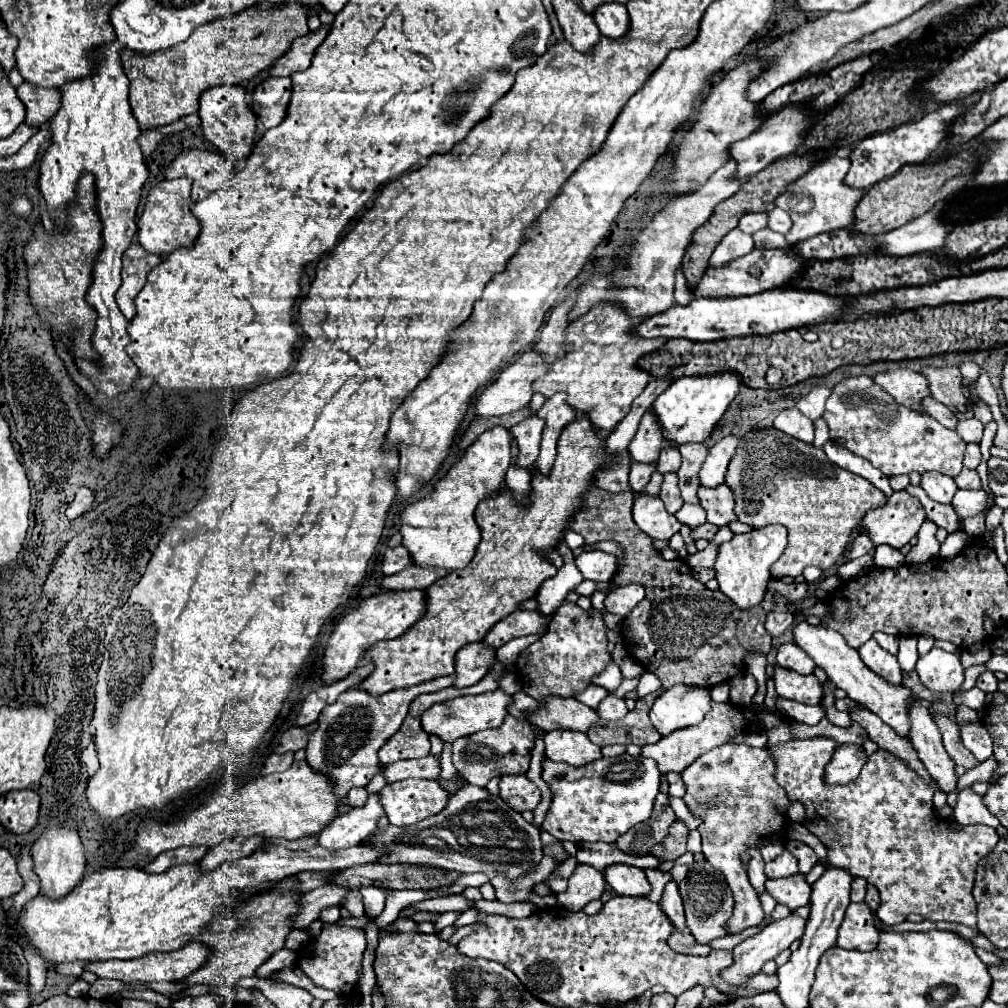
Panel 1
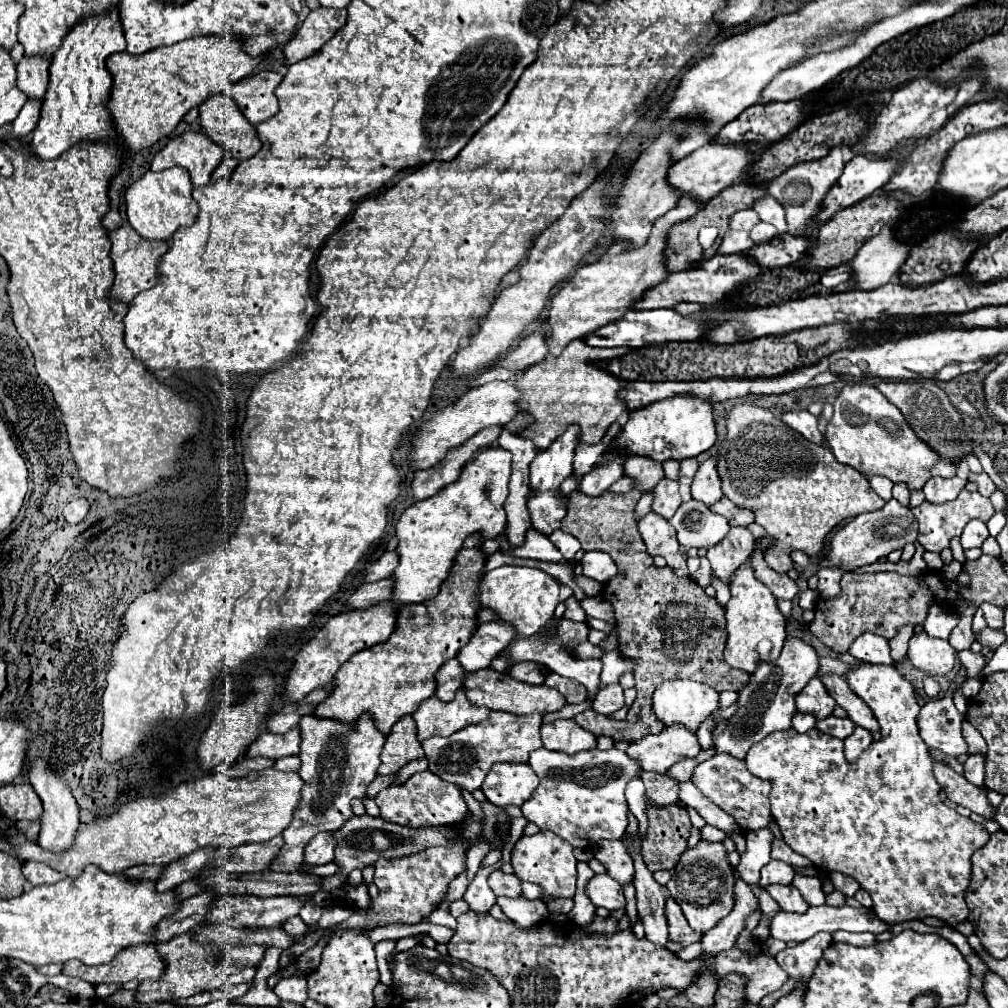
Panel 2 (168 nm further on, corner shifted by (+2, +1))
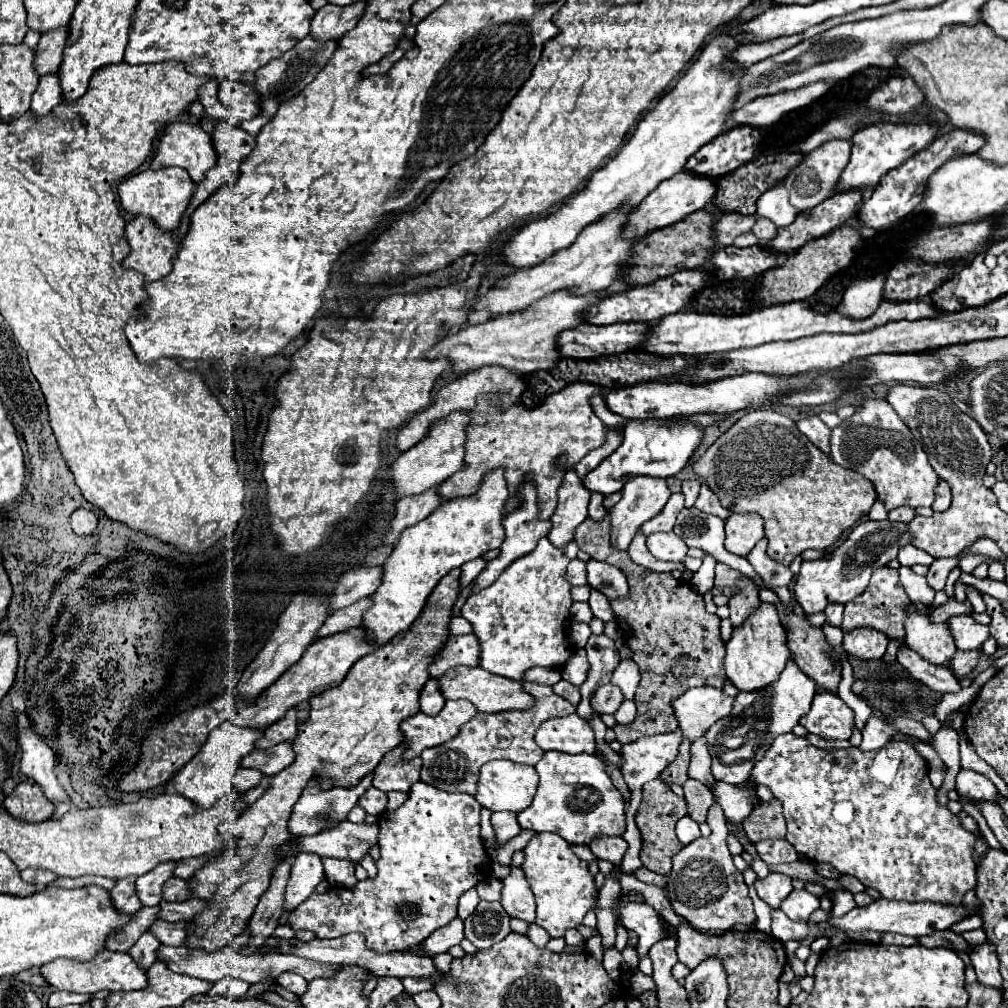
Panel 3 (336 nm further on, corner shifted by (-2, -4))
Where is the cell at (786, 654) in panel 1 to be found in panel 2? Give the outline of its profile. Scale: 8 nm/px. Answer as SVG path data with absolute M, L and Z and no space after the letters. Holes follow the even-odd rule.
M786 639L782 653L774 661L760 663L758 669L750 675L750 683L738 691L738 711L728 719L728 727L714 737L716 753L728 753L736 759L744 759L746 751L764 739L772 731L782 731L792 727L792 717L796 713L796 695L818 671L818 653L812 645L802 639Z

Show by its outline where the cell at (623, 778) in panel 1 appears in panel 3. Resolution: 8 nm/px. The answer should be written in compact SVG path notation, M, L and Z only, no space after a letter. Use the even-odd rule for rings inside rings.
M544 752L542 760L536 764L536 772L540 774L538 792L532 804L518 814L522 828L554 832L568 844L582 846L588 846L598 836L622 836L626 832L624 798L614 788L602 758L596 754L572 756L564 752Z

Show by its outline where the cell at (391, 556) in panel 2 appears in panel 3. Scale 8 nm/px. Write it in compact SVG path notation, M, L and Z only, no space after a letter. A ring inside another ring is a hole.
M372 566L346 572L334 590L332 608L340 610L364 596L372 596L382 584L382 570L384 570L382 566Z

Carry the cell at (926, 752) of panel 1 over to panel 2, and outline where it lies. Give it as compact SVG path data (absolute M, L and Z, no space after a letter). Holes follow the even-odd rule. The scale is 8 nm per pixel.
M934 761L934 777L938 779L938 783L940 783L942 791L948 795L948 799L952 799L956 805L962 805L962 807L970 809L972 813L978 813L984 819L994 821L996 807L988 801L984 789L974 787L962 775L958 775L956 771L952 771L948 765L944 765L940 761Z

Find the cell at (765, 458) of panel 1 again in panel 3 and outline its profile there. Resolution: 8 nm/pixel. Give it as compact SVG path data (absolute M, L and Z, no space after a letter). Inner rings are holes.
M772 408L748 410L706 450L698 462L694 462L692 468L730 512L756 512L764 518L768 556L782 566L790 566L790 562L806 548L830 548L840 538L840 534L848 528L854 528L854 524L866 516L872 504L878 500L874 484L870 484L870 480L858 472L834 464L830 456L818 450L796 428L794 420Z

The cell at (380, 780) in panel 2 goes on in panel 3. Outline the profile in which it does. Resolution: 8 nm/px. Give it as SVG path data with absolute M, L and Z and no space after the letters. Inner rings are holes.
M374 786L358 800L358 806L362 806L372 816L380 816L386 810L386 804L388 804L386 794Z

